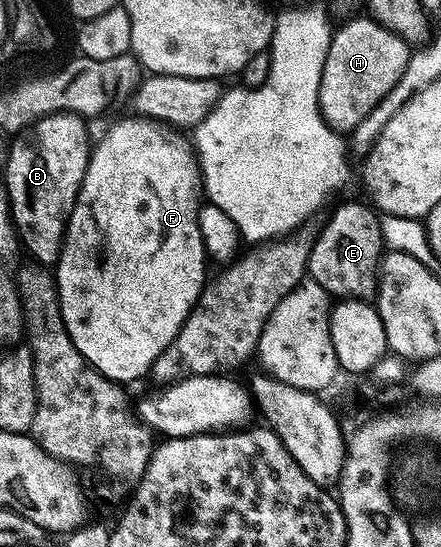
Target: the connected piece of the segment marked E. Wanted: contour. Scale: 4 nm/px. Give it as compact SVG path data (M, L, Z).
M346 202L343 206L336 207L331 212L326 227L319 232L318 239L313 239L310 247L309 277L318 281L330 296L338 300L370 300L378 293L379 262L384 255L382 224L379 215L367 206L361 206L358 202Z

